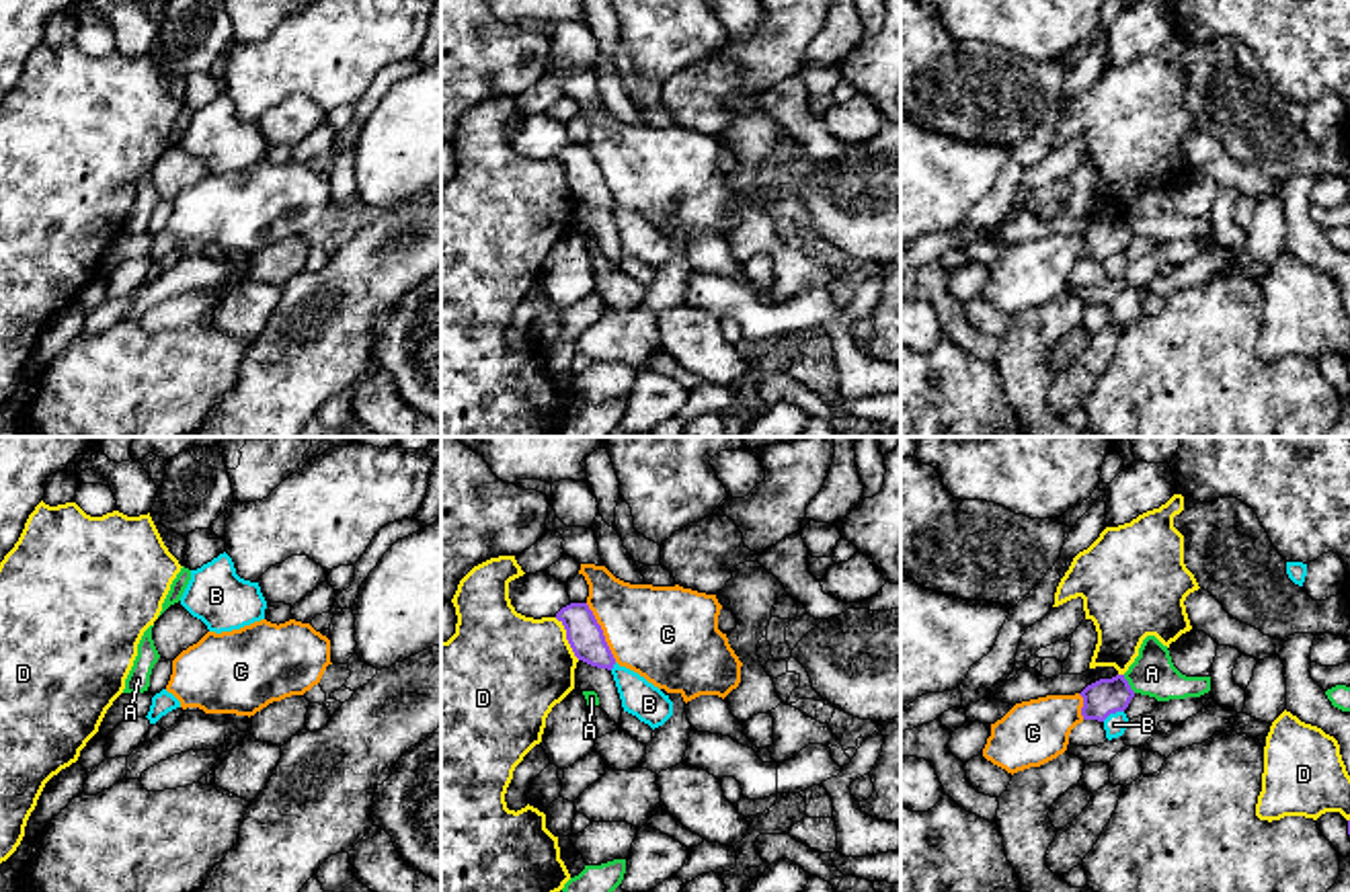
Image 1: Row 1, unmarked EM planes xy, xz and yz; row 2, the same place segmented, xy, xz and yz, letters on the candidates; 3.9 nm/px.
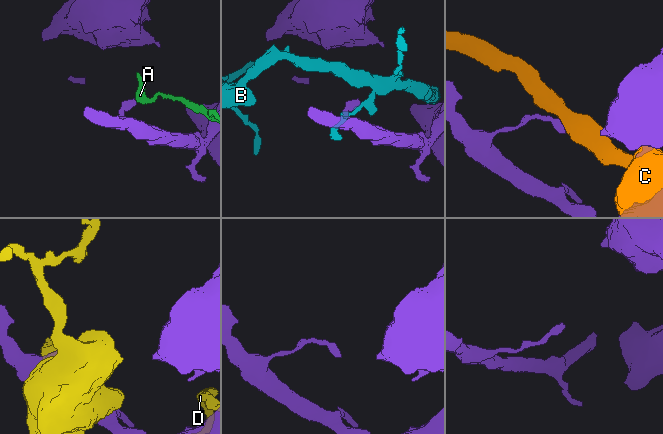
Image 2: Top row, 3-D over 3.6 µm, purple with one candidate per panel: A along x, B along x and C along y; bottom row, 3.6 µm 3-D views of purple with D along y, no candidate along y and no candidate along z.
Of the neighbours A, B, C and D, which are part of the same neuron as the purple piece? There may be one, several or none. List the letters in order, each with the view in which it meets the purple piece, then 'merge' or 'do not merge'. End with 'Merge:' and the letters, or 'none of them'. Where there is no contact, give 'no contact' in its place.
A: yz | do not merge
B: yz | do not merge
C: xz | do not merge
D: xz | do not merge
Merge: none of them

